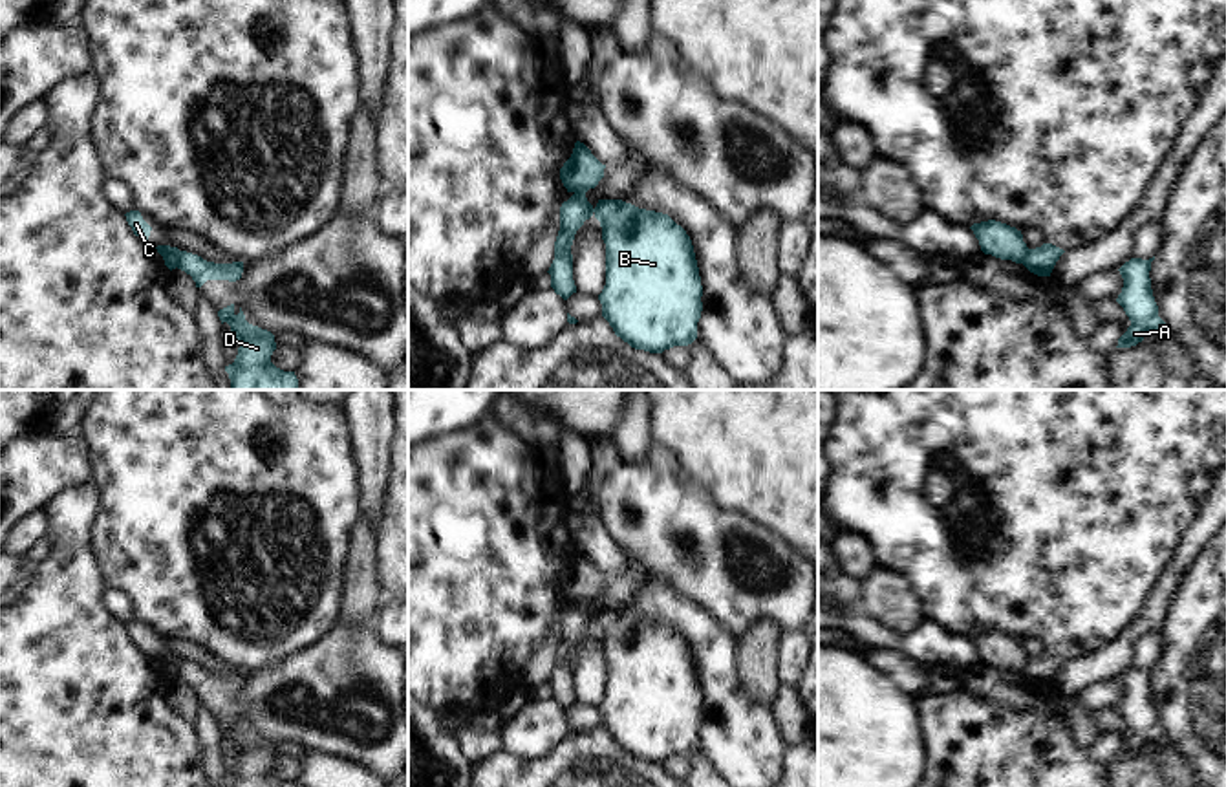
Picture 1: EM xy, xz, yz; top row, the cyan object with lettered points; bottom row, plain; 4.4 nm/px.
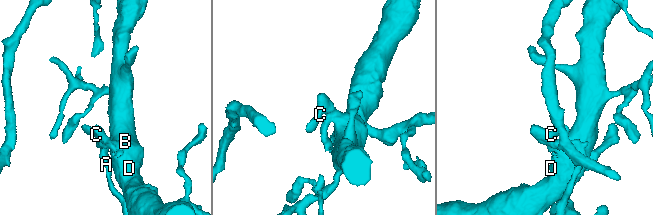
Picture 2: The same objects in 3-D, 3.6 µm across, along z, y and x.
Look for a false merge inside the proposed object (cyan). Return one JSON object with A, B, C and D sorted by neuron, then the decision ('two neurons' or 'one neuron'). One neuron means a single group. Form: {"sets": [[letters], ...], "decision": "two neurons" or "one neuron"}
{"sets": [["A"], ["B", "C", "D"]], "decision": "two neurons"}

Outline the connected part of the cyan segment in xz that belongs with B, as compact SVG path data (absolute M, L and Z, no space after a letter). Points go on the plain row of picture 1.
M598 609L595 628L606 653L606 695L598 705L602 727L615 745L635 760L662 763L697 749L703 695L694 655L668 624L639 619L622 609Z

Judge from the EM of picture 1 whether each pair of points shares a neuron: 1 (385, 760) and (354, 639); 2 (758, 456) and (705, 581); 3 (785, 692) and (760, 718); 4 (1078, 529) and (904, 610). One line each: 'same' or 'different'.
1: same
2: different
3: different
4: different

